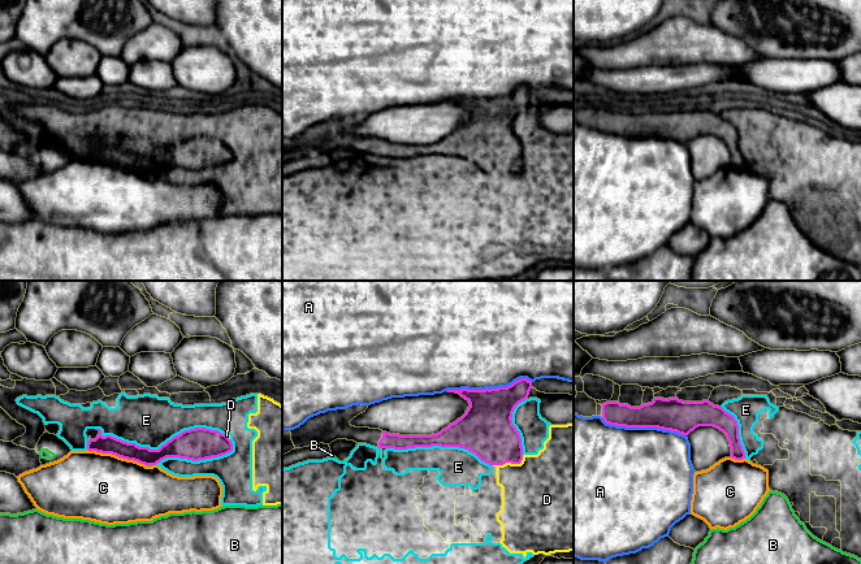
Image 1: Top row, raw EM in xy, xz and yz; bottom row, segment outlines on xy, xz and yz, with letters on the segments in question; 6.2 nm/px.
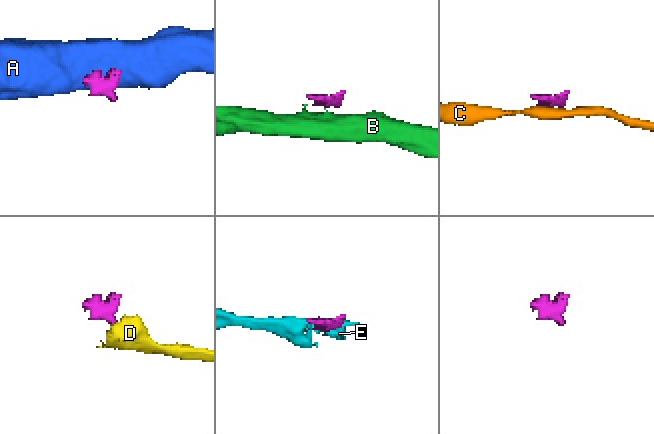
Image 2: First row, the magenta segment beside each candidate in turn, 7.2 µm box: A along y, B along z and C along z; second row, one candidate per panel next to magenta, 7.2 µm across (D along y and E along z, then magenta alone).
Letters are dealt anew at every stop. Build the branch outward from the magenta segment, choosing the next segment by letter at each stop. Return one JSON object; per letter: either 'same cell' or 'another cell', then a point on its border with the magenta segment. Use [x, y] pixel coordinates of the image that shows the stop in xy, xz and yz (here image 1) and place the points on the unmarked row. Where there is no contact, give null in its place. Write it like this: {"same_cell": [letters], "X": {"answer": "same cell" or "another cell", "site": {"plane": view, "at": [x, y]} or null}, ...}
{"same_cell": [], "A": {"answer": "another cell", "site": {"plane": "yz", "at": [644, 135]}}, "B": {"answer": "another cell", "site": {"plane": "xy", "at": [148, 173]}}, "C": {"answer": "another cell", "site": {"plane": "xy", "at": [116, 164]}}, "D": {"answer": "another cell", "site": {"plane": "xz", "at": [511, 172]}}, "E": {"answer": "another cell", "site": {"plane": "xy", "at": [160, 156]}}}

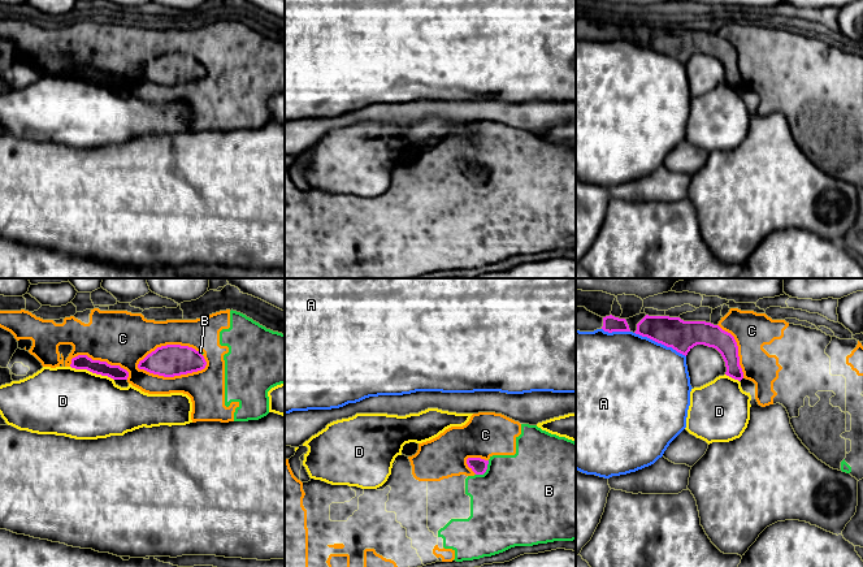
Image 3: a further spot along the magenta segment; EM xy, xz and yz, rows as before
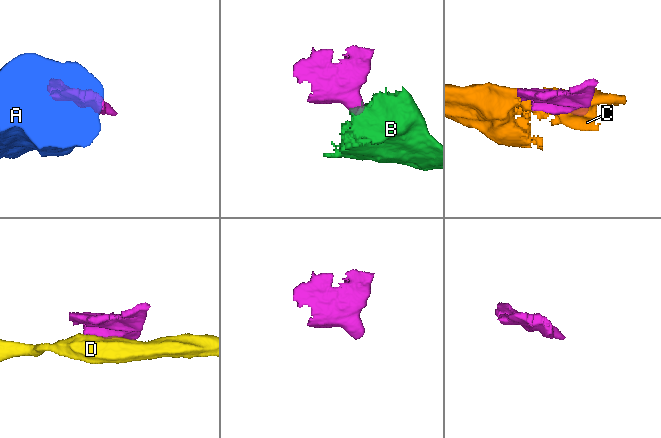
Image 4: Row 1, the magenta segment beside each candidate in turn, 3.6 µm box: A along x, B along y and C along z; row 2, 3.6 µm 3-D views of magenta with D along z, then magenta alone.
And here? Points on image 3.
{"same_cell": [], "A": {"answer": "another cell", "site": {"plane": "yz", "at": [660, 51]}}, "B": {"answer": "another cell", "site": {"plane": "xz", "at": [485, 180]}}, "C": {"answer": "another cell", "site": {"plane": "xy", "at": [173, 85]}}, "D": {"answer": "another cell", "site": {"plane": "xy", "at": [92, 81]}}}

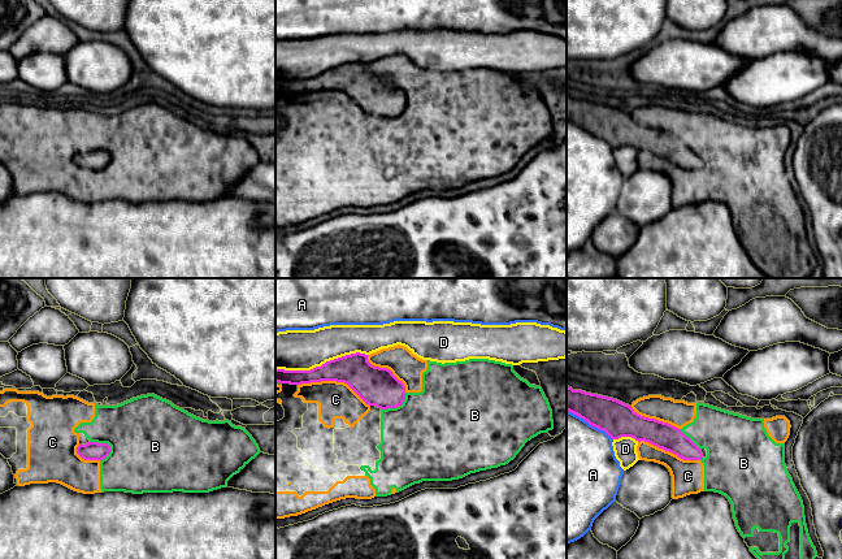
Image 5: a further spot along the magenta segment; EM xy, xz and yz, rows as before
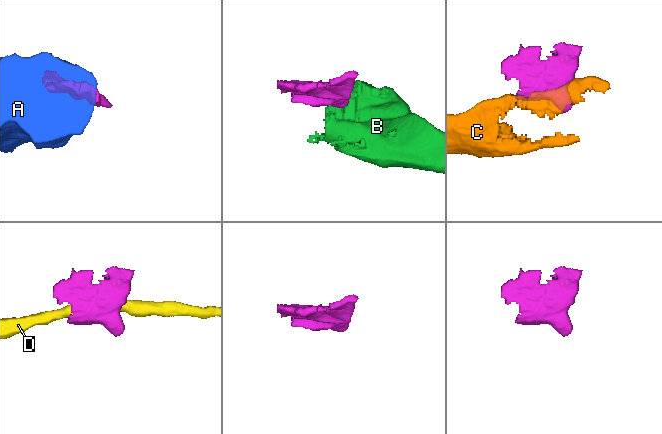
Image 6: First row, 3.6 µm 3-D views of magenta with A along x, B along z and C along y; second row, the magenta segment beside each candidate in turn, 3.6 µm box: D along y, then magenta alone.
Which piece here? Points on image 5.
{"same_cell": [], "A": {"answer": "another cell", "site": {"plane": "yz", "at": [590, 133]}}, "B": {"answer": "another cell", "site": {"plane": "xy", "at": [104, 152]}}, "C": {"answer": "another cell", "site": {"plane": "xz", "at": [334, 89]}}, "D": {"answer": "another cell", "site": {"plane": "xz", "at": [322, 73]}}}

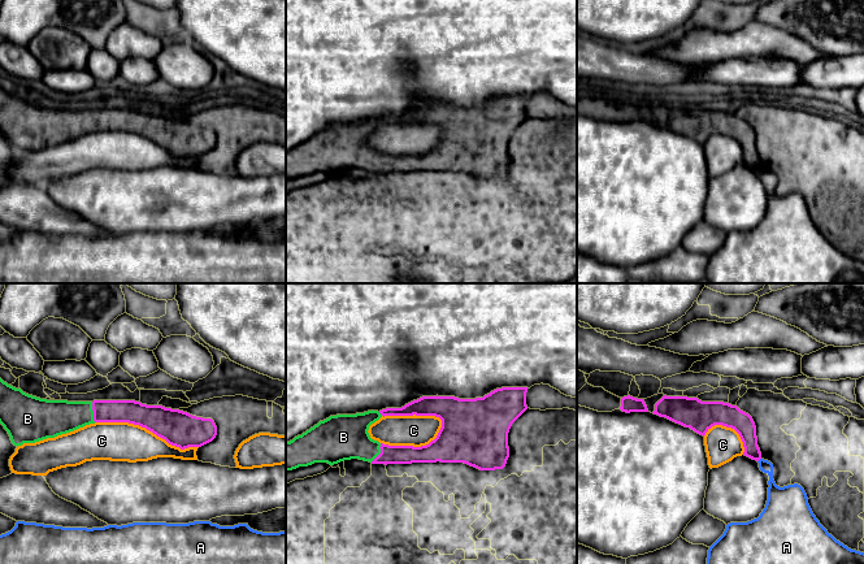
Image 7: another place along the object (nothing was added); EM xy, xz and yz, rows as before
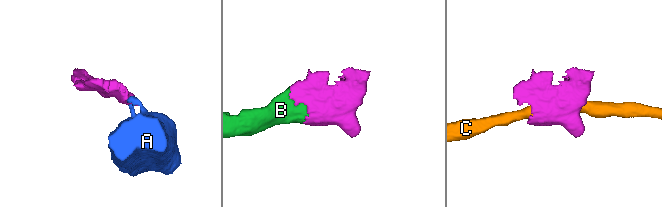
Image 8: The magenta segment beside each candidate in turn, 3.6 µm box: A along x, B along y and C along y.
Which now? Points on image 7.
{"same_cell": ["B"], "A": {"answer": "another cell", "site": {"plane": "yz", "at": [759, 168]}}, "B": {"answer": "same cell", "site": {"plane": "xy", "at": [94, 121]}}, "C": {"answer": "another cell", "site": {"plane": "xz", "at": [416, 156]}}}

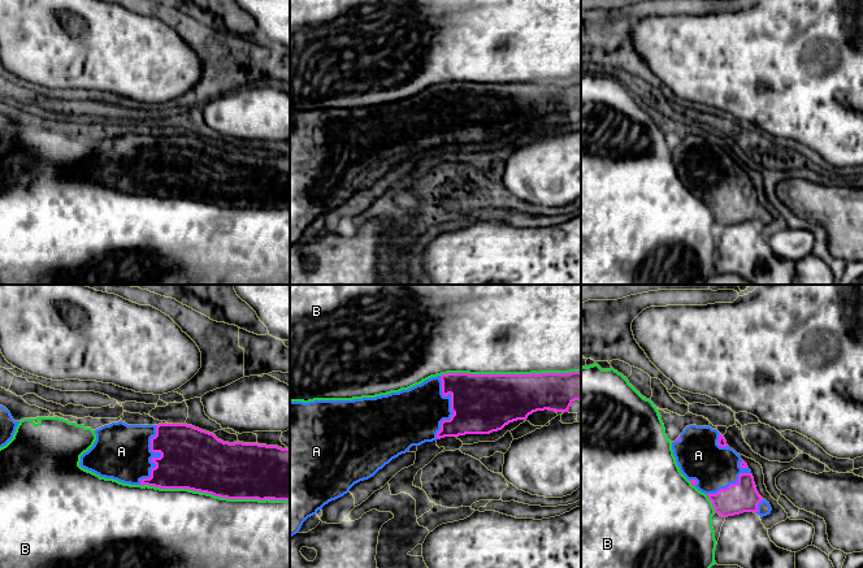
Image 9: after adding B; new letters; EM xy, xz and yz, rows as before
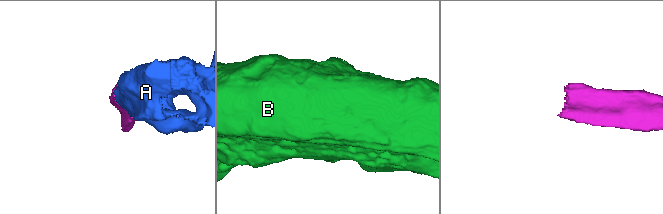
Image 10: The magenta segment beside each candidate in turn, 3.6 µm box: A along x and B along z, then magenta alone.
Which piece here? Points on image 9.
{"same_cell": ["A"], "A": {"answer": "same cell", "site": {"plane": "xy", "at": [160, 165]}}, "B": {"answer": "another cell", "site": {"plane": "xy", "at": [215, 204]}}}

